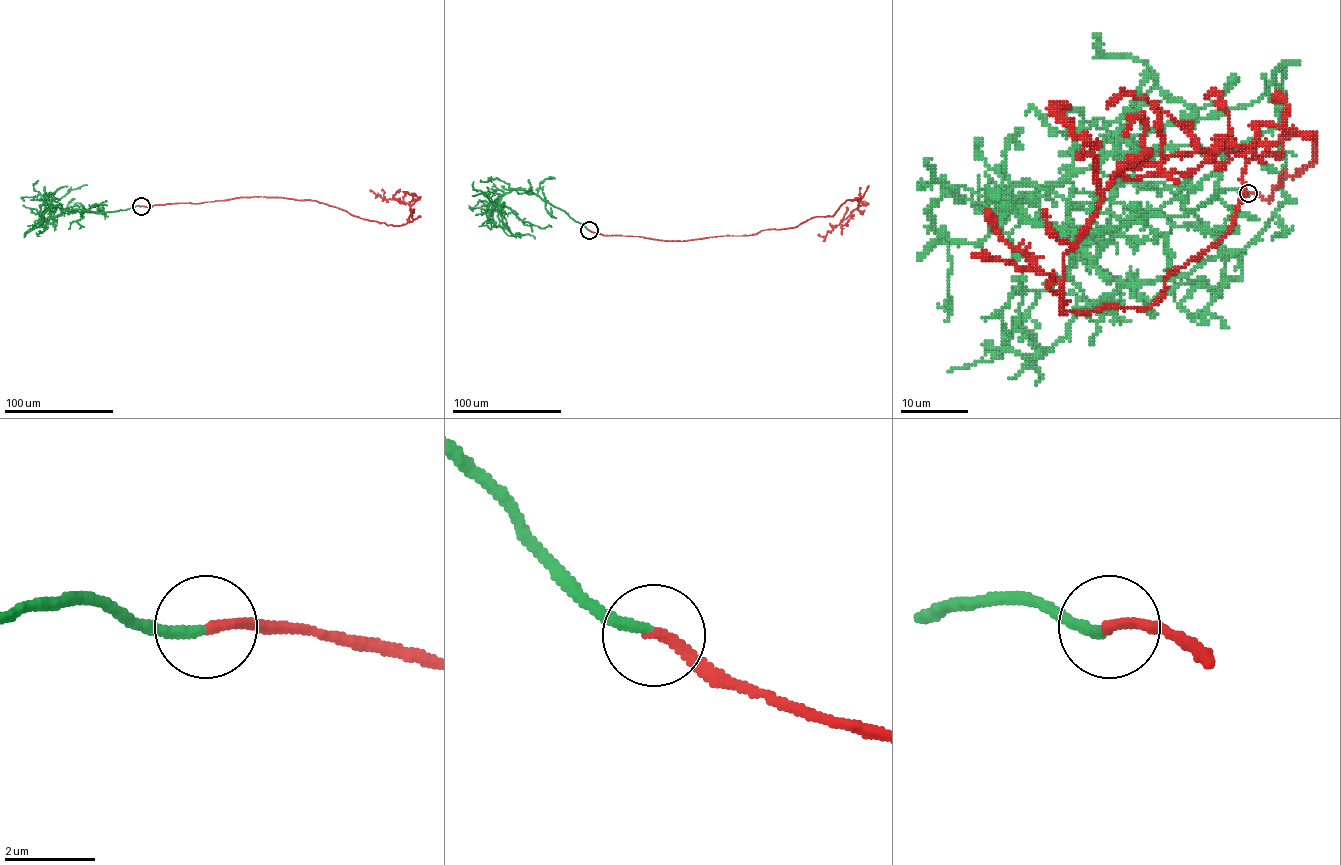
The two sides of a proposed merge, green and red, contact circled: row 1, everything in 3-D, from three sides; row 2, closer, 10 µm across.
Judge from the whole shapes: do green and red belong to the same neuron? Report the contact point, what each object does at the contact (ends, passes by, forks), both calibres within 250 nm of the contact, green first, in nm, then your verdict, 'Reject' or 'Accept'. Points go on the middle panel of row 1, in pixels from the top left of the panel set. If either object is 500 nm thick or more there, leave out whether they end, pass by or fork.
Place: (589, 230). At the ring green ends. At the ring red ends. Thickness 240 nm (green) against 240 nm. Accept

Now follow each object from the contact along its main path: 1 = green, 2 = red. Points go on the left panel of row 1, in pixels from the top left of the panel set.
1: (141, 206), (94, 212), (64, 210), (47, 203), (46, 199), (59, 199), (71, 190), (87, 185)
2: (141, 206), (283, 197), (317, 201), (387, 225), (408, 221), (408, 203), (385, 200), (370, 191)

